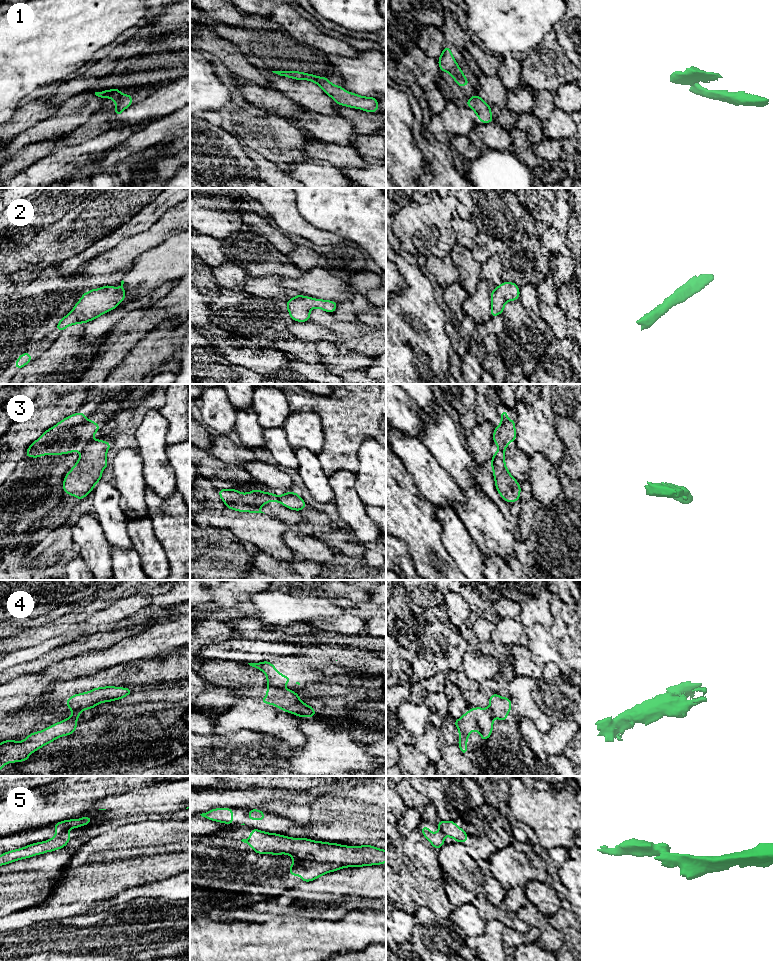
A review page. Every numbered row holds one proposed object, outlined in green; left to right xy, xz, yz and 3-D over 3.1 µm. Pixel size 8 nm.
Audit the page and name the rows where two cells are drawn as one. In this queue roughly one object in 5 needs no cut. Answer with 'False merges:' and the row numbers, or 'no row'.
False merges: 1, 3, 4, 5

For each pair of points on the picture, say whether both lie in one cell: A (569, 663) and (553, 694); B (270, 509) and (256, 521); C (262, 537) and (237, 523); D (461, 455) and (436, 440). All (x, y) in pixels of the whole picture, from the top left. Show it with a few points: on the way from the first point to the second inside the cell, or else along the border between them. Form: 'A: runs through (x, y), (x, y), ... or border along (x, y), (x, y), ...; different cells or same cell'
A: runs through (561, 669), (553, 679), (553, 686); same cell
B: border along (265, 513), (284, 521); different cells
C: runs through (256, 531), (252, 527), (243, 525); same cell
D: runs through (455, 454), (442, 441); same cell

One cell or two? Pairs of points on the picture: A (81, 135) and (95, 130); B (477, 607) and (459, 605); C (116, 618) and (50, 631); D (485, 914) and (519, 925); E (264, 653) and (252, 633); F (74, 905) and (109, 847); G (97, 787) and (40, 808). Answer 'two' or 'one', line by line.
A: one
B: two
C: two
D: one
E: two
F: one
G: one

